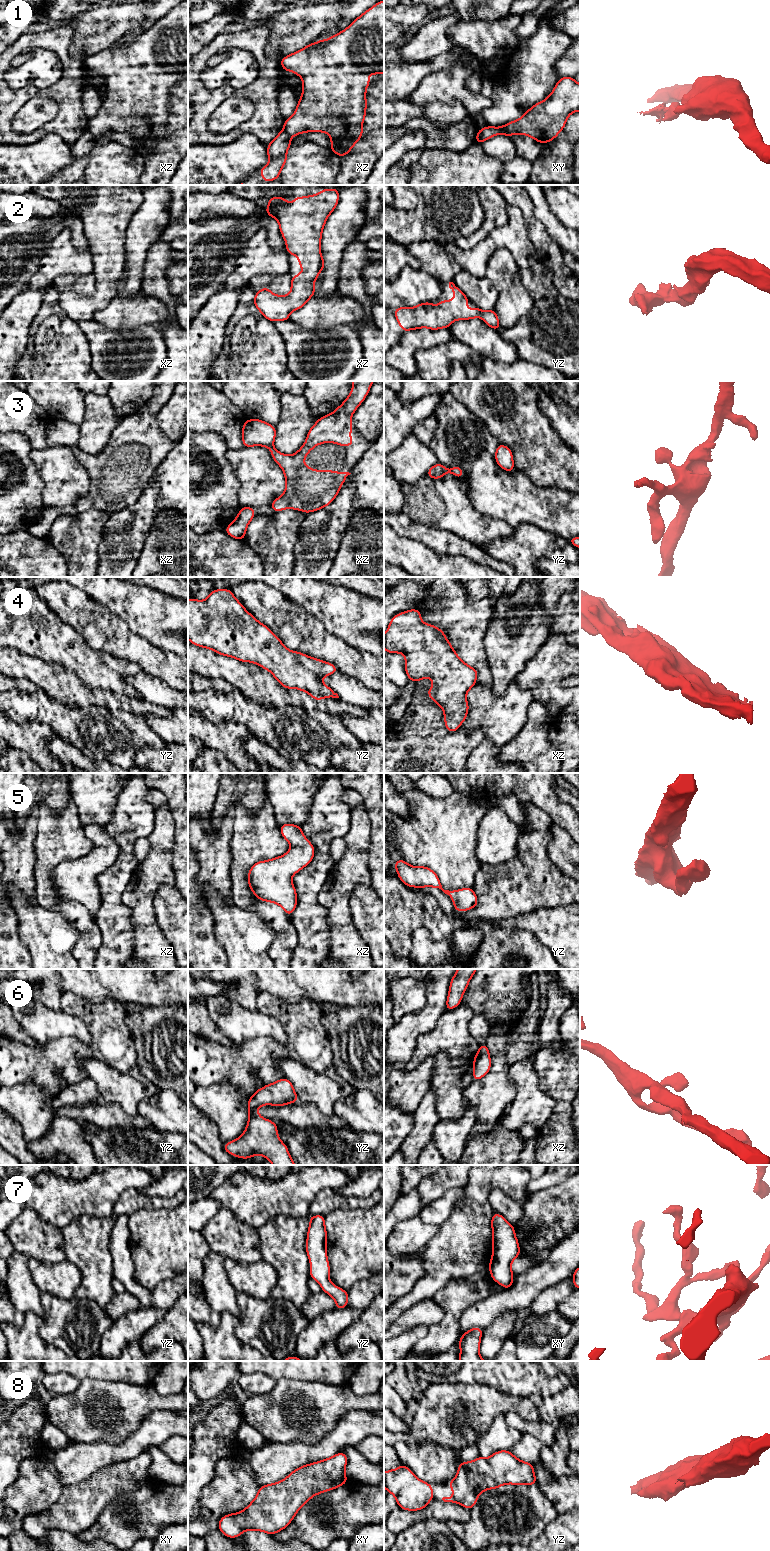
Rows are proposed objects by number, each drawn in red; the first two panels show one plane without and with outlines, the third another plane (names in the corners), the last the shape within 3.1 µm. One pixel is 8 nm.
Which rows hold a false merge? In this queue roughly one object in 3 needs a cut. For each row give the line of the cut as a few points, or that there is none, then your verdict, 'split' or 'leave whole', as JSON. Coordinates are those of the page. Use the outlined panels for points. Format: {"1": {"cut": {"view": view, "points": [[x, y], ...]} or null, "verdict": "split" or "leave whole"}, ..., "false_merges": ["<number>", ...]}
{"1": {"cut": {"view": "xy", "points": [[479, 130], [484, 139]]}, "verdict": "split"}, "2": {"cut": null, "verdict": "leave whole"}, "3": {"cut": null, "verdict": "leave whole"}, "4": {"cut": null, "verdict": "leave whole"}, "5": {"cut": null, "verdict": "leave whole"}, "6": {"cut": null, "verdict": "leave whole"}, "7": {"cut": null, "verdict": "leave whole"}, "8": {"cut": null, "verdict": "leave whole"}, "false_merges": ["1"]}

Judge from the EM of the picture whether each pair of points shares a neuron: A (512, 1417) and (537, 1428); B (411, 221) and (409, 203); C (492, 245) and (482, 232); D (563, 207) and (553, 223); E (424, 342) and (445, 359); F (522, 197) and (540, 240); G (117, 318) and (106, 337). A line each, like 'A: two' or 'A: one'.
A: one
B: two
C: two
D: two
E: two
F: one
G: two

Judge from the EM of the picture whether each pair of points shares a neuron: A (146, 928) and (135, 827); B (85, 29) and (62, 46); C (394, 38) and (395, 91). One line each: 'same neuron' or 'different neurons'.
A: different neurons
B: different neurons
C: different neurons

